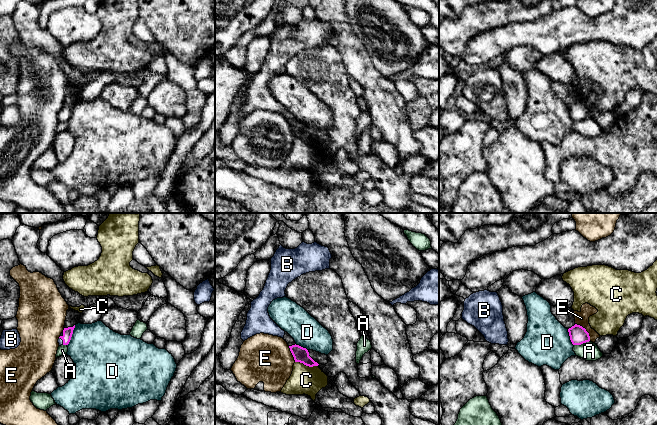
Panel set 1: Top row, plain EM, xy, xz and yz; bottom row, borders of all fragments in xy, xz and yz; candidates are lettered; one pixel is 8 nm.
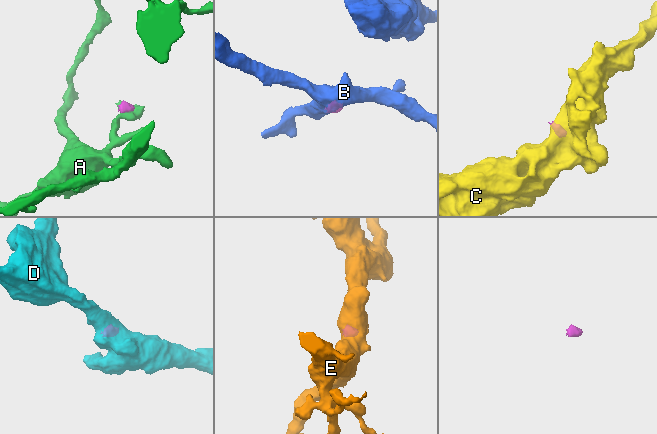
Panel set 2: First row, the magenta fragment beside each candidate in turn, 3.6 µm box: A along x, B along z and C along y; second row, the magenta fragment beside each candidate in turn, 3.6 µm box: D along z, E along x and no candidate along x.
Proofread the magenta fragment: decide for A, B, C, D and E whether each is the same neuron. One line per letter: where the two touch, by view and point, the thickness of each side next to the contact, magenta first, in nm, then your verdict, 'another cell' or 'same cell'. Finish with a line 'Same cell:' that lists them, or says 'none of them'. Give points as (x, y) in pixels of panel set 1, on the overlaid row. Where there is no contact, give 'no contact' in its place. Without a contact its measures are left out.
A: meets magenta in yz at (581, 343); 140 nm thick on the magenta side, 160 nm on the other; another cell
B: meets magenta in xy at (61, 338); 80 nm thick on the magenta side, 50 nm on the other; same cell
C: meets magenta in xz at (306, 365); 120 nm thick on the magenta side, 220 nm on the other; another cell
D: meets magenta in xy at (71, 335); 80 nm thick on the magenta side, 420 nm on the other; another cell
E: meets magenta in yz at (585, 330); 140 nm thick on the magenta side, 110 nm on the other; another cell
Same cell: B

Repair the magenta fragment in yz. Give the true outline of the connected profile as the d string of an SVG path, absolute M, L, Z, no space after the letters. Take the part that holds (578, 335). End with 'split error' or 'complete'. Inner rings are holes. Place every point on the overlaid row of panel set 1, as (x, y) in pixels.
M575 324L568 329L568 332L573 345L581 345L590 341L589 333L580 325Z | complete

